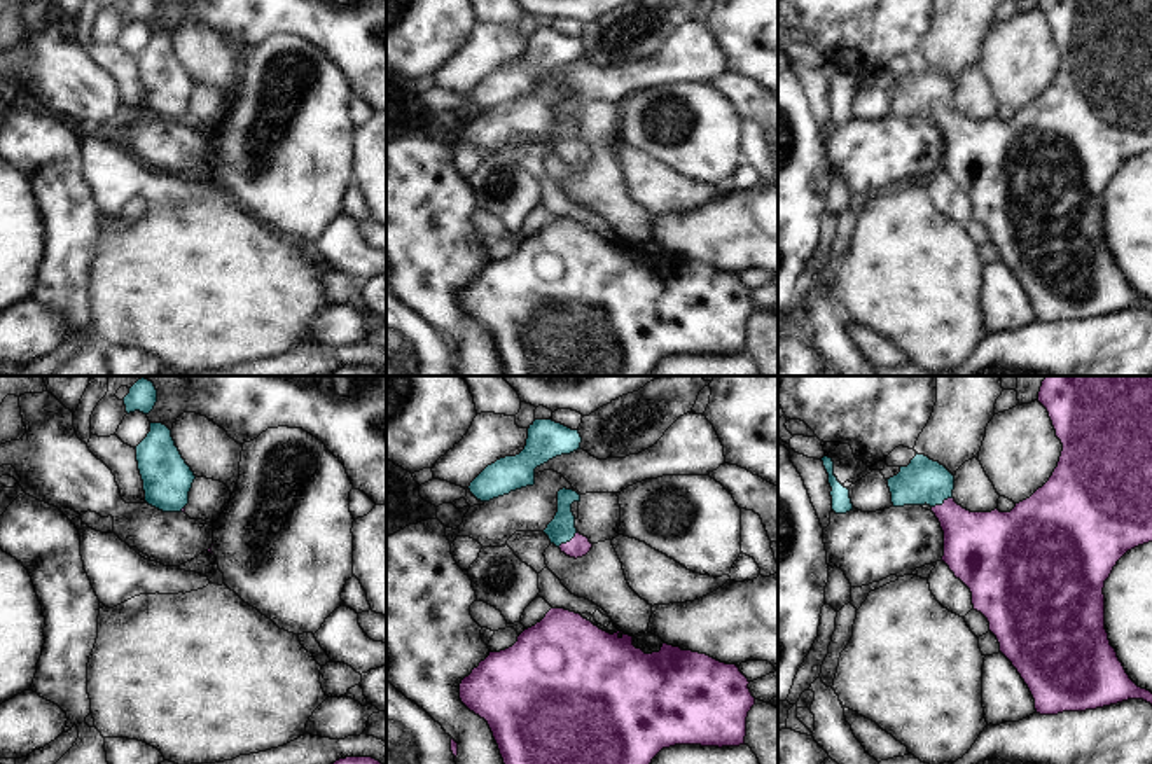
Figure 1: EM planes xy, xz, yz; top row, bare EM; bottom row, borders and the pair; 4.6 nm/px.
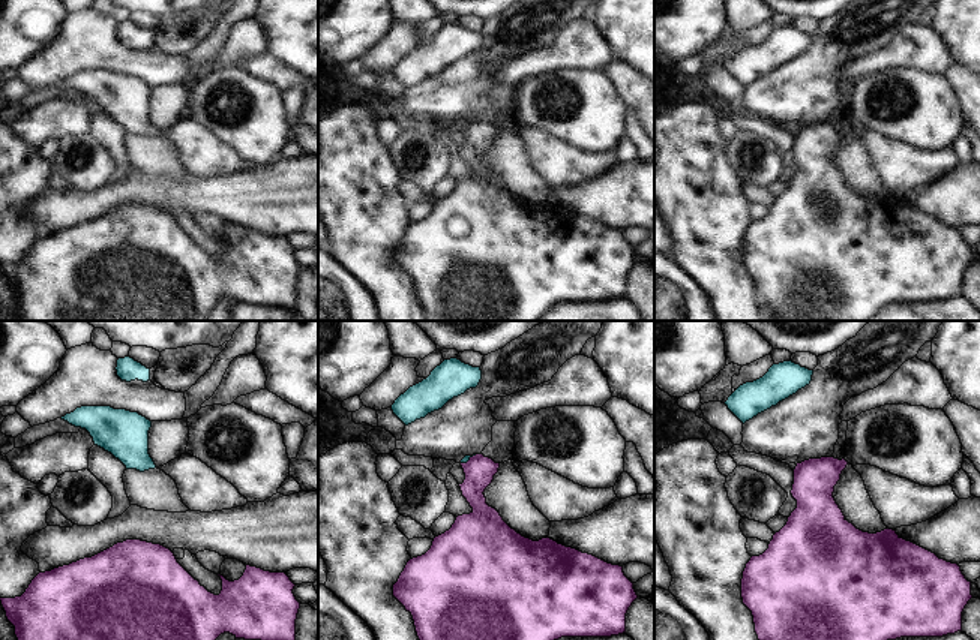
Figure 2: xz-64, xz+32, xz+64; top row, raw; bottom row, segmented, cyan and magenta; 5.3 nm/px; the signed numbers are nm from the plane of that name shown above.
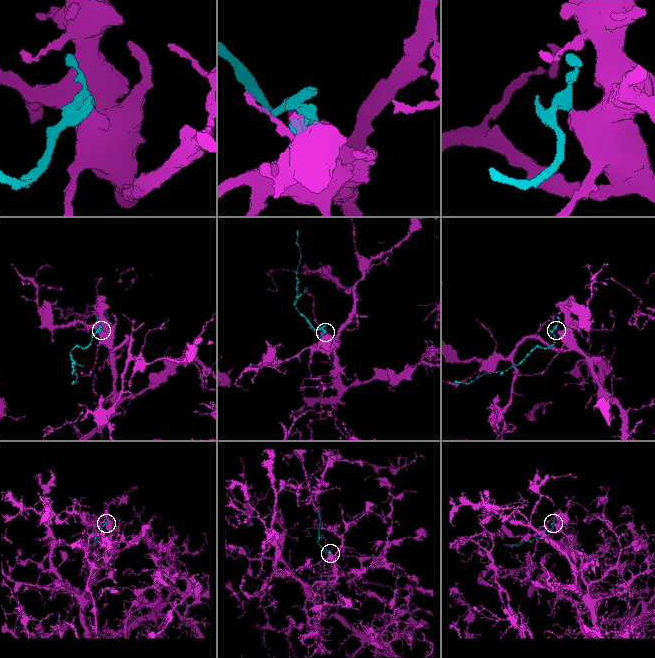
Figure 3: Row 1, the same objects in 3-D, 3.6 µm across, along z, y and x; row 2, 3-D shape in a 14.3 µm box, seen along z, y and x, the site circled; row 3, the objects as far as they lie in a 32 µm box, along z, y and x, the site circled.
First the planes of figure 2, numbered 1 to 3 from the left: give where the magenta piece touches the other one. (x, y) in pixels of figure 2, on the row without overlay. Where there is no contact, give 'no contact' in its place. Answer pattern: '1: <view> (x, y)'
1: no contact
2: xz+32 (468, 123)
3: no contact

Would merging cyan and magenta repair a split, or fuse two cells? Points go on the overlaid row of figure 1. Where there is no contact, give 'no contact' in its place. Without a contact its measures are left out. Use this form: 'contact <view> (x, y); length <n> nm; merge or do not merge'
contact yz (941, 504); length 110 nm; merge

